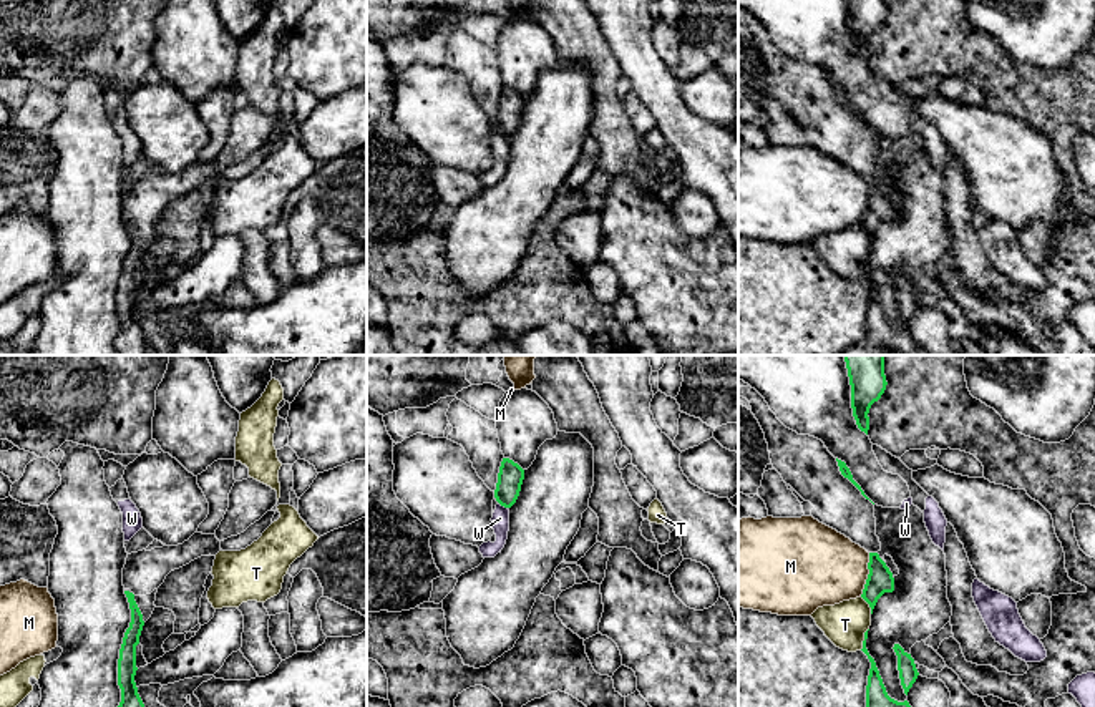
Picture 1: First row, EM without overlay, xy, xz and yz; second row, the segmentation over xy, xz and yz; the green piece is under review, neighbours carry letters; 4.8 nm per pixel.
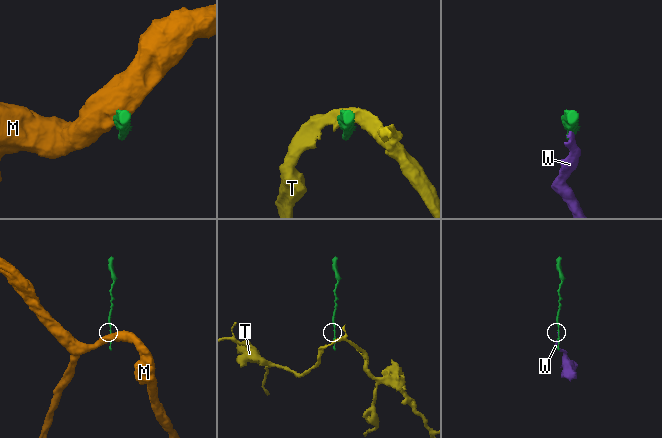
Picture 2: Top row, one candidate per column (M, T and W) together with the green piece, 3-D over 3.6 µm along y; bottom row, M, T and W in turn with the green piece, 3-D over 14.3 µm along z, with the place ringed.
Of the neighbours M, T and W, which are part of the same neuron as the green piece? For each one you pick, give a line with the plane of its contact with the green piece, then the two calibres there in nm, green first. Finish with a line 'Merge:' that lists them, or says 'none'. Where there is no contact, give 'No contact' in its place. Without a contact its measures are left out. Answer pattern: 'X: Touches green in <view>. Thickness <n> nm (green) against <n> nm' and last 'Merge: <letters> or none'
Merge: none

